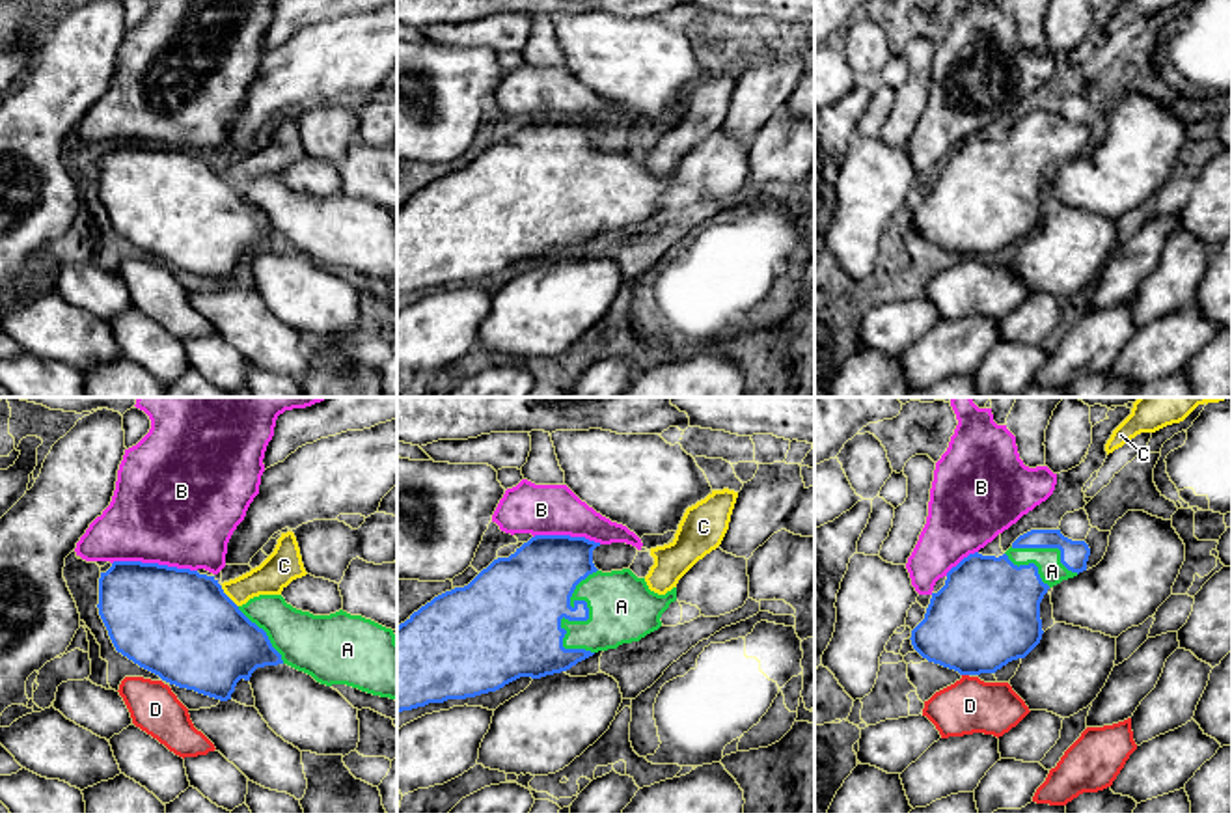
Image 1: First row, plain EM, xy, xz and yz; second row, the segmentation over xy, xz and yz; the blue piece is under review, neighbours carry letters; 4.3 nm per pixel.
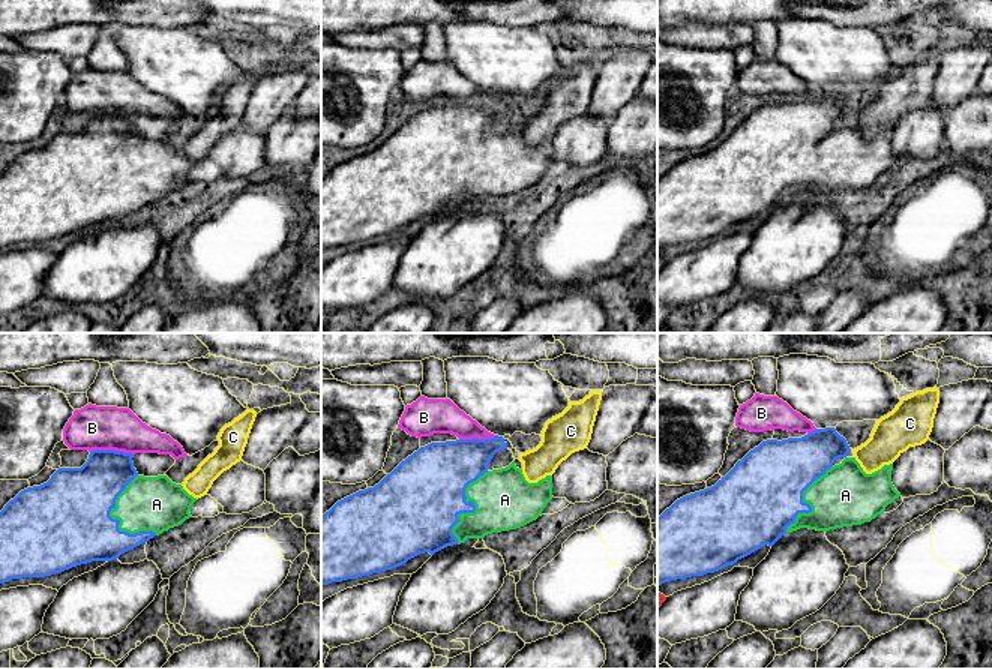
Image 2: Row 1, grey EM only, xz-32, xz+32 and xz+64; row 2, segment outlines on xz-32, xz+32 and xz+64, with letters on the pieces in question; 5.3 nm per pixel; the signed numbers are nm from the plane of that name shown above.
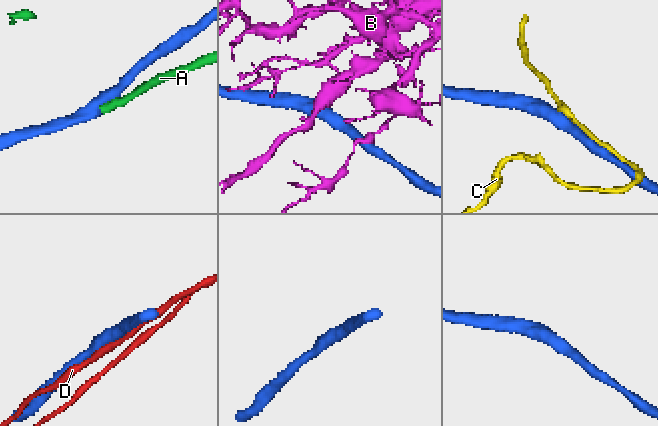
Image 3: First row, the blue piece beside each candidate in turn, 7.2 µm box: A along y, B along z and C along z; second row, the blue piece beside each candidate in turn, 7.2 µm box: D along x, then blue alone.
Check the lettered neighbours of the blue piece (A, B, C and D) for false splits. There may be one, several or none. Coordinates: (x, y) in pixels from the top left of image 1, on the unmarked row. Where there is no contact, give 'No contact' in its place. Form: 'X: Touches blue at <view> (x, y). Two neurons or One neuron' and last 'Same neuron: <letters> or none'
A: Touches blue at xz (588, 196). One neuron
B: Touches blue at xy (155, 146). Two neurons
C: Touches blue at xy (228, 179). Two neurons
D: Touches blue at yz (966, 256). Two neurons
Same neuron: A

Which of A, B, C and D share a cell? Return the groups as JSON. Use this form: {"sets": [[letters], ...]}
{"sets": [["A"], ["B"], ["C"], ["D"]]}

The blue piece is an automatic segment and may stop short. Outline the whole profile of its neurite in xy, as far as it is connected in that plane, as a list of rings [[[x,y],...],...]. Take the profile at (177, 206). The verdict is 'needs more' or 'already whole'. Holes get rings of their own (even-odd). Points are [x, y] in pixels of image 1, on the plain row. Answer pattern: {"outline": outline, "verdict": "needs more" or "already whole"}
{"outline": [[[114,144],[99,160],[99,198],[117,235],[179,270],[227,283],[240,261],[250,263],[257,250],[287,246],[317,265],[347,267],[362,274],[397,282],[397,224],[386,211],[343,192],[313,198],[285,185],[281,177],[259,177],[237,188],[214,158],[158,145]]], "verdict": "needs more"}

